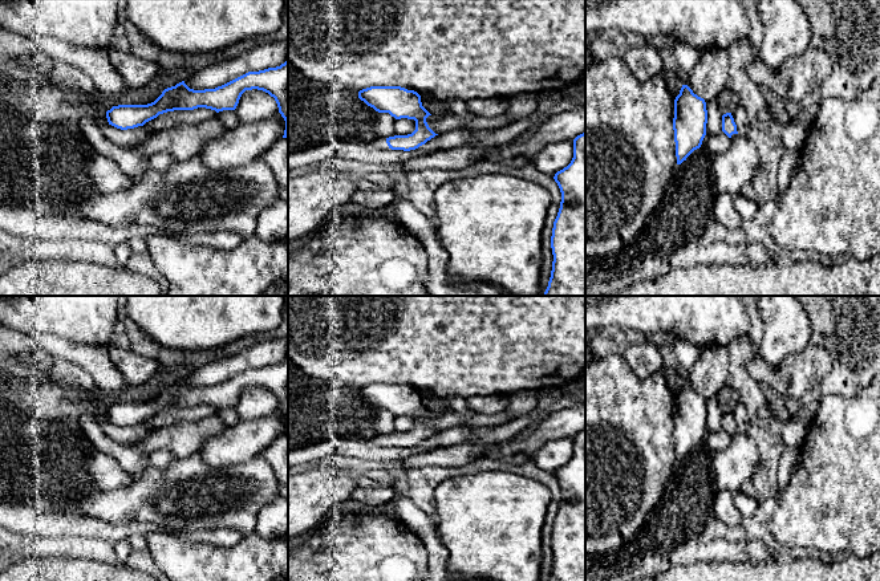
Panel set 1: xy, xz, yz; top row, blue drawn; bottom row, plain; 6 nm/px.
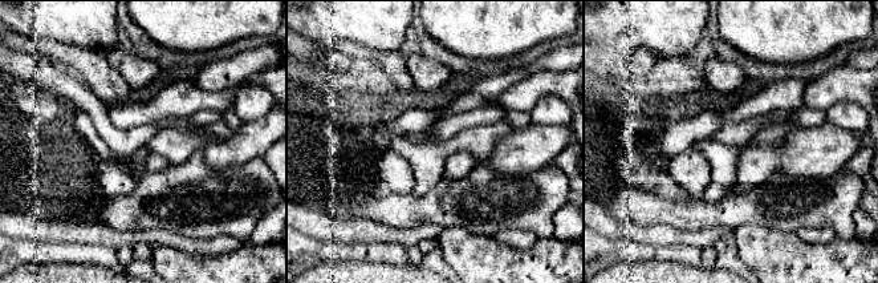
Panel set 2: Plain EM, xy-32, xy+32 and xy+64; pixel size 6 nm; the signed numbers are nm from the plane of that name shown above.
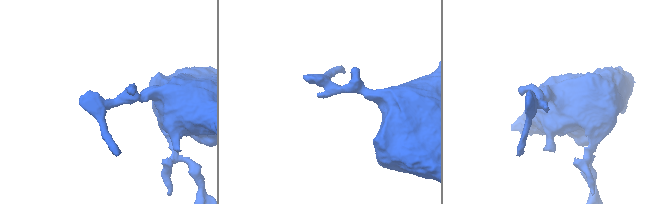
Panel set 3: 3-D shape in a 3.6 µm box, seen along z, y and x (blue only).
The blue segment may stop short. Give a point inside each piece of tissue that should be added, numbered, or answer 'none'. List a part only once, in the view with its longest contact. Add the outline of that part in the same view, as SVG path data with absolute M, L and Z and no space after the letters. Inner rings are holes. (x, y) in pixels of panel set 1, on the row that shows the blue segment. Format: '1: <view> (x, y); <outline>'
1: xz (380, 142); M377 137L372 143L380 149L389 150L389 146L386 143L386 138Z

